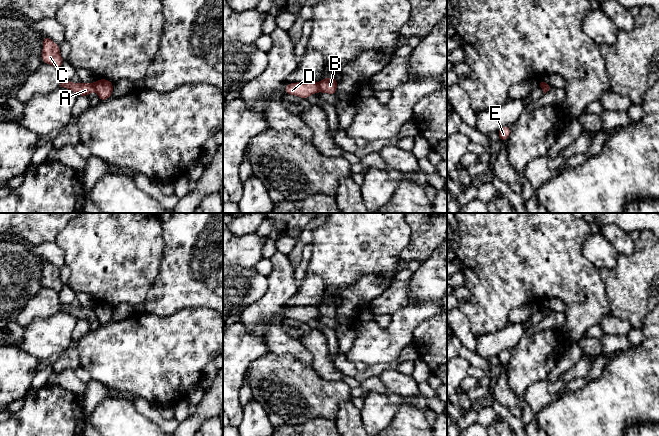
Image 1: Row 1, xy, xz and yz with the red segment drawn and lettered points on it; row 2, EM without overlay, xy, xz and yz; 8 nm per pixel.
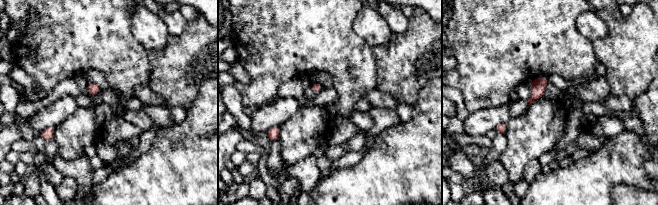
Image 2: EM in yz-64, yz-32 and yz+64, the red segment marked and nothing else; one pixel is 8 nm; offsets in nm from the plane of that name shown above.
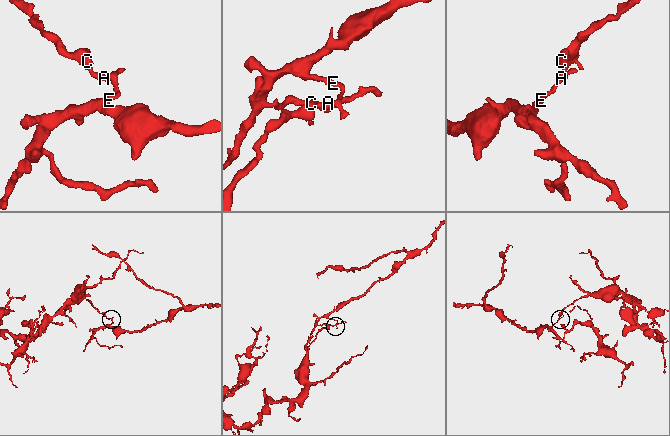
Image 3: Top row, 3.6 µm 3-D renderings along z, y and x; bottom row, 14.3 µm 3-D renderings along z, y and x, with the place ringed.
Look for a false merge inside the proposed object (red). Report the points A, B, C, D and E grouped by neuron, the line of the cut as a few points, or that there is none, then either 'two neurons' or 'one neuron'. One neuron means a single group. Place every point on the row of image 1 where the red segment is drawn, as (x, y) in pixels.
A C D / B E | xz (318, 83), (320, 91) | two neurons

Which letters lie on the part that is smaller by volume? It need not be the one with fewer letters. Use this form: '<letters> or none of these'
B, E

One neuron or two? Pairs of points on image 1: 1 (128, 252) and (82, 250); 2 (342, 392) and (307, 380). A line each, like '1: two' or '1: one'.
1: one
2: one

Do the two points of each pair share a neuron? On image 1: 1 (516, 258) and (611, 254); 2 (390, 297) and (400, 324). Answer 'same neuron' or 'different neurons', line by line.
1: different neurons
2: different neurons

